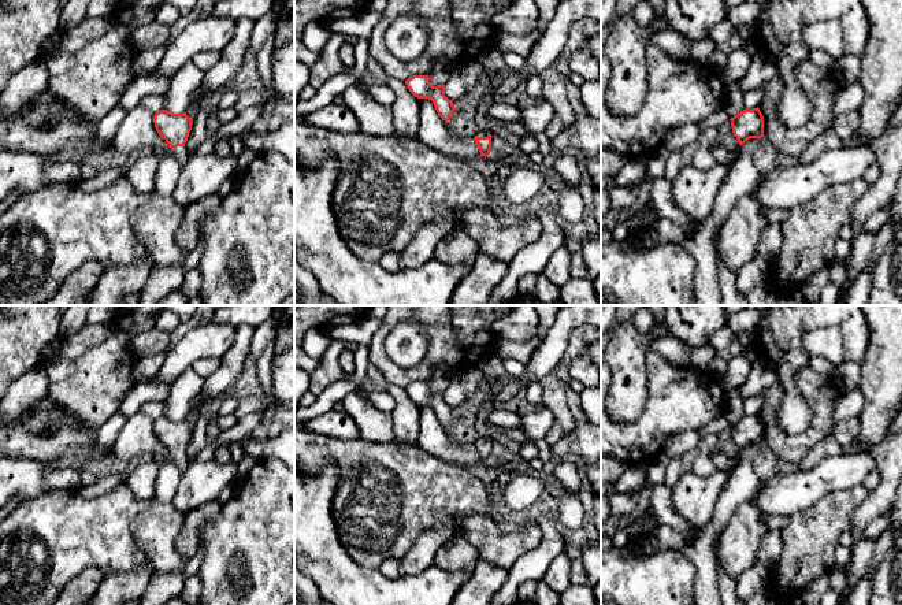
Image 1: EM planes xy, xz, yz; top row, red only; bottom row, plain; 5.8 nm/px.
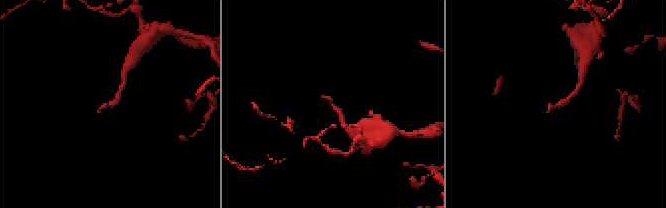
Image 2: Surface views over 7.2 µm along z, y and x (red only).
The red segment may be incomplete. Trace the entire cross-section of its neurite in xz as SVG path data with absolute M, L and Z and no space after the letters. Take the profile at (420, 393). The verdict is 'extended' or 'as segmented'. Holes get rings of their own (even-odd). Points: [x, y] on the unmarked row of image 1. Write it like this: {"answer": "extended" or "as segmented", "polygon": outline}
{"answer": "as segmented", "polygon": "M413 382L405 387L405 391L415 404L431 407L445 428L453 423L456 415L445 402L445 391L433 393L428 382Z"}

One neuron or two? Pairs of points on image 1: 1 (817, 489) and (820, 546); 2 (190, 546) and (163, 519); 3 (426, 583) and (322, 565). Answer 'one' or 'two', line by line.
1: two
2: two
3: one

